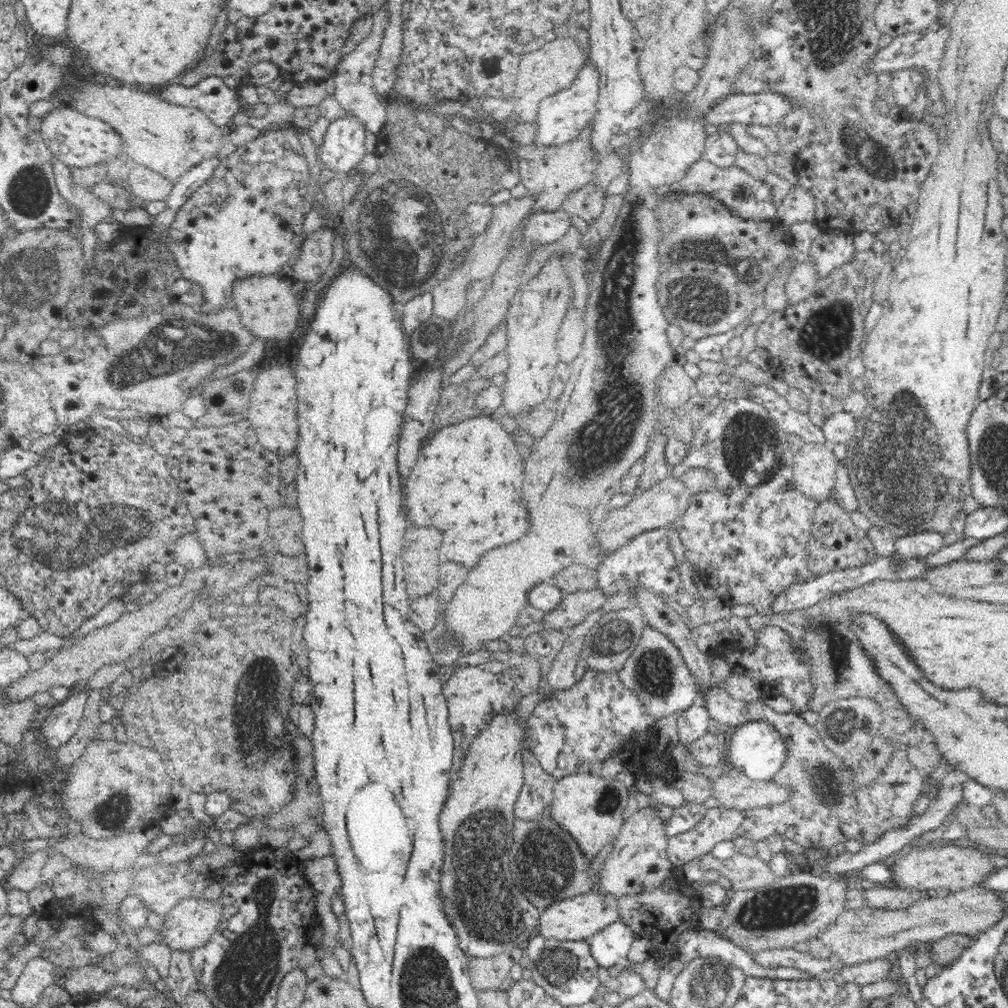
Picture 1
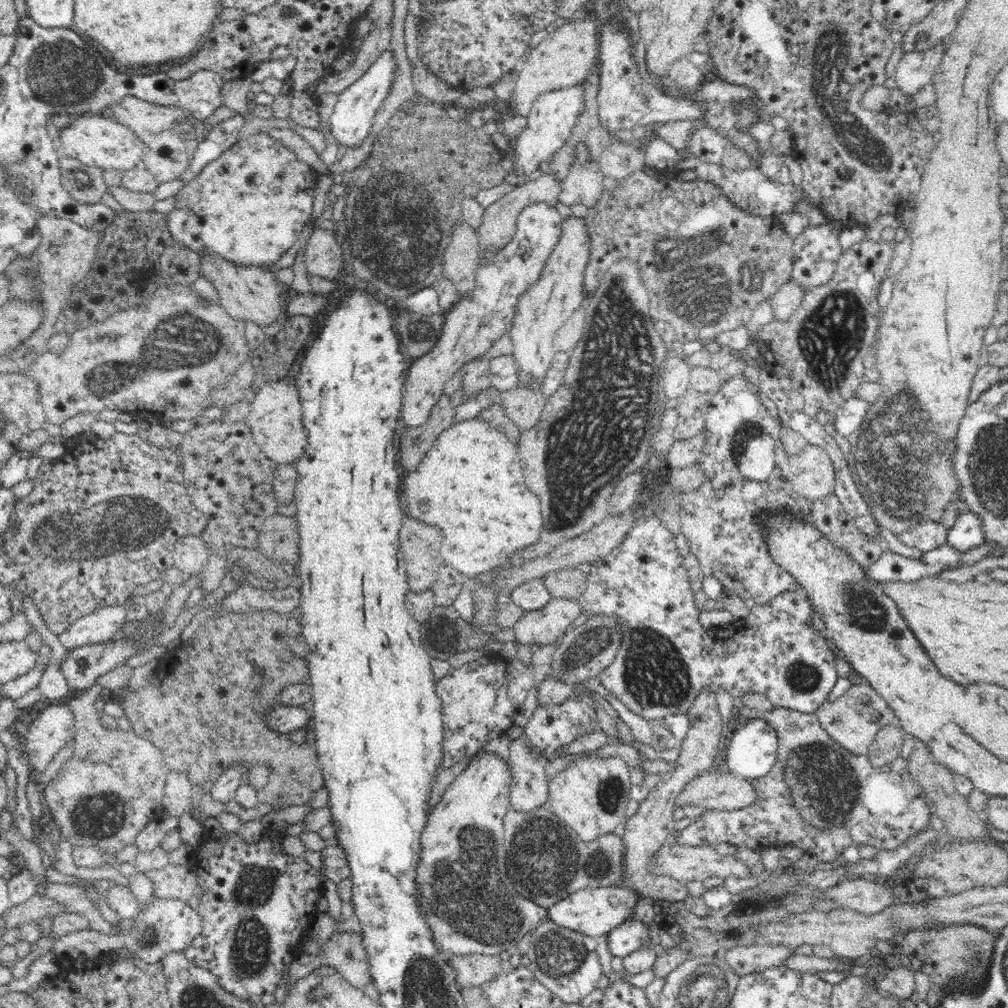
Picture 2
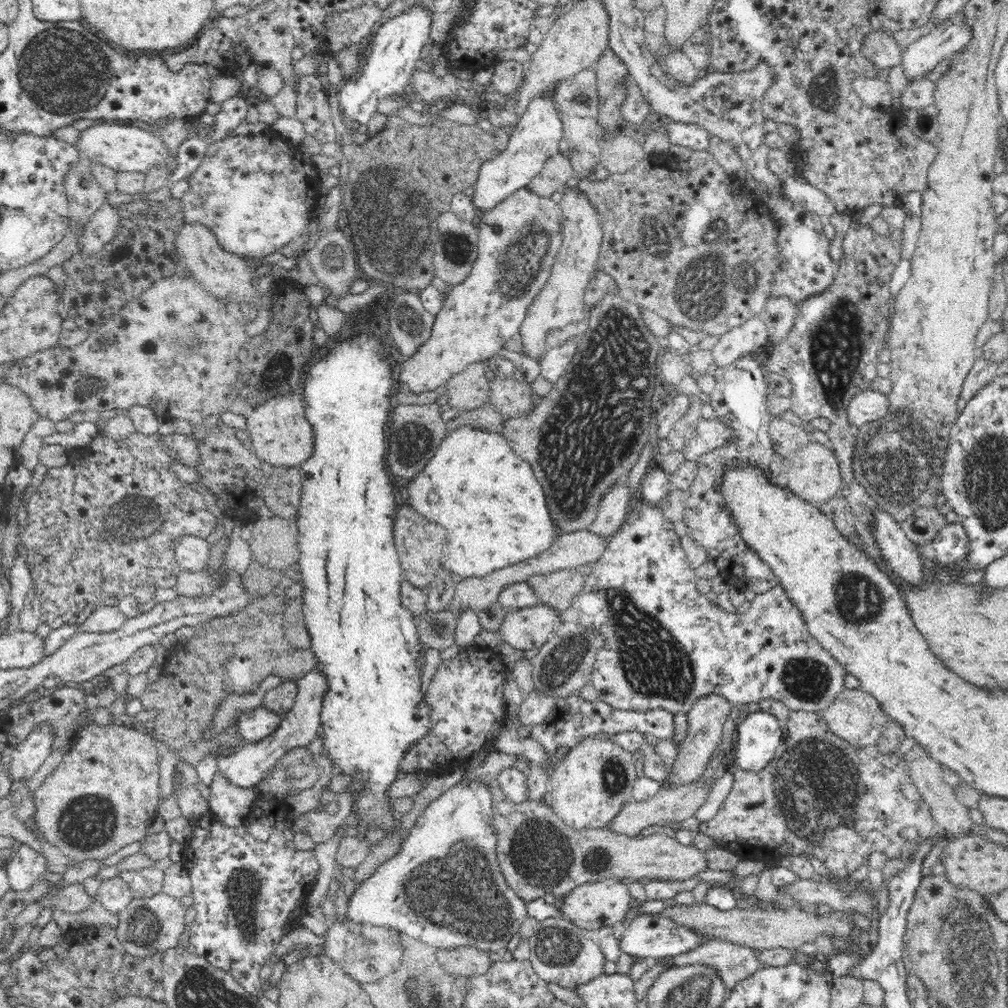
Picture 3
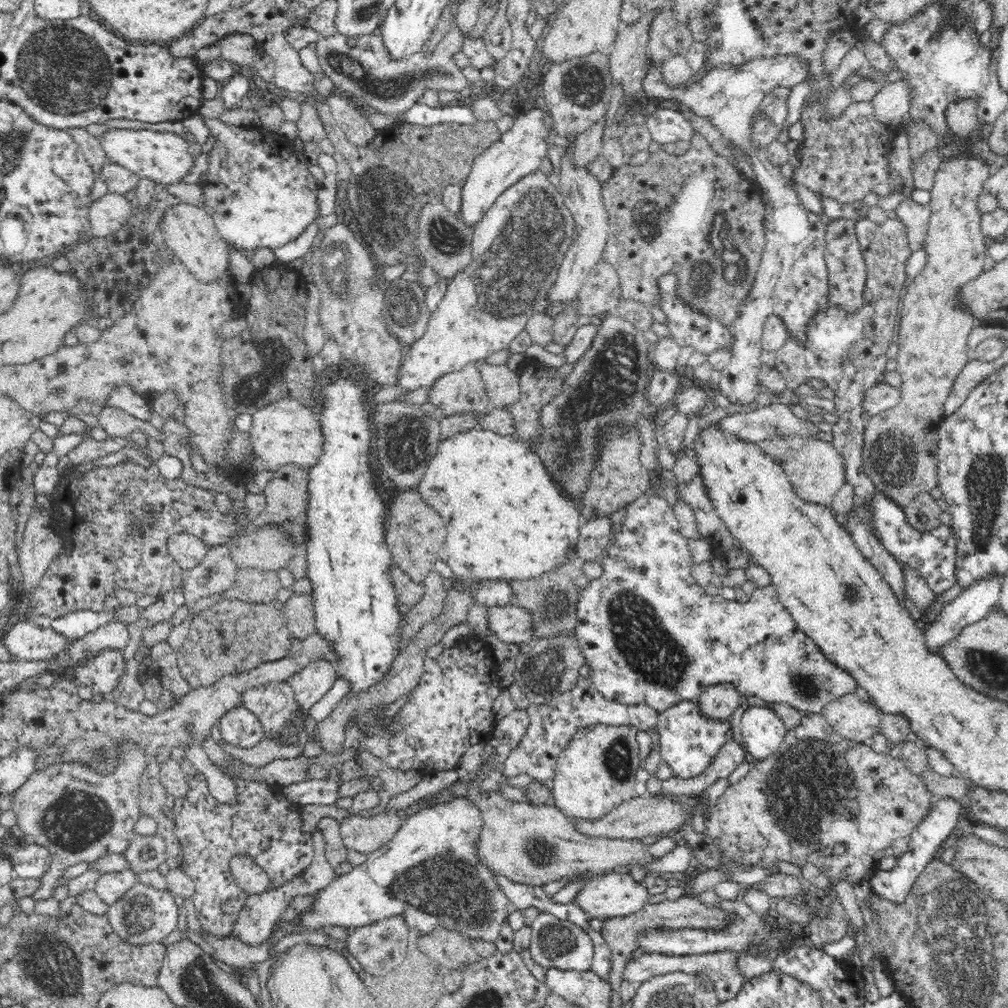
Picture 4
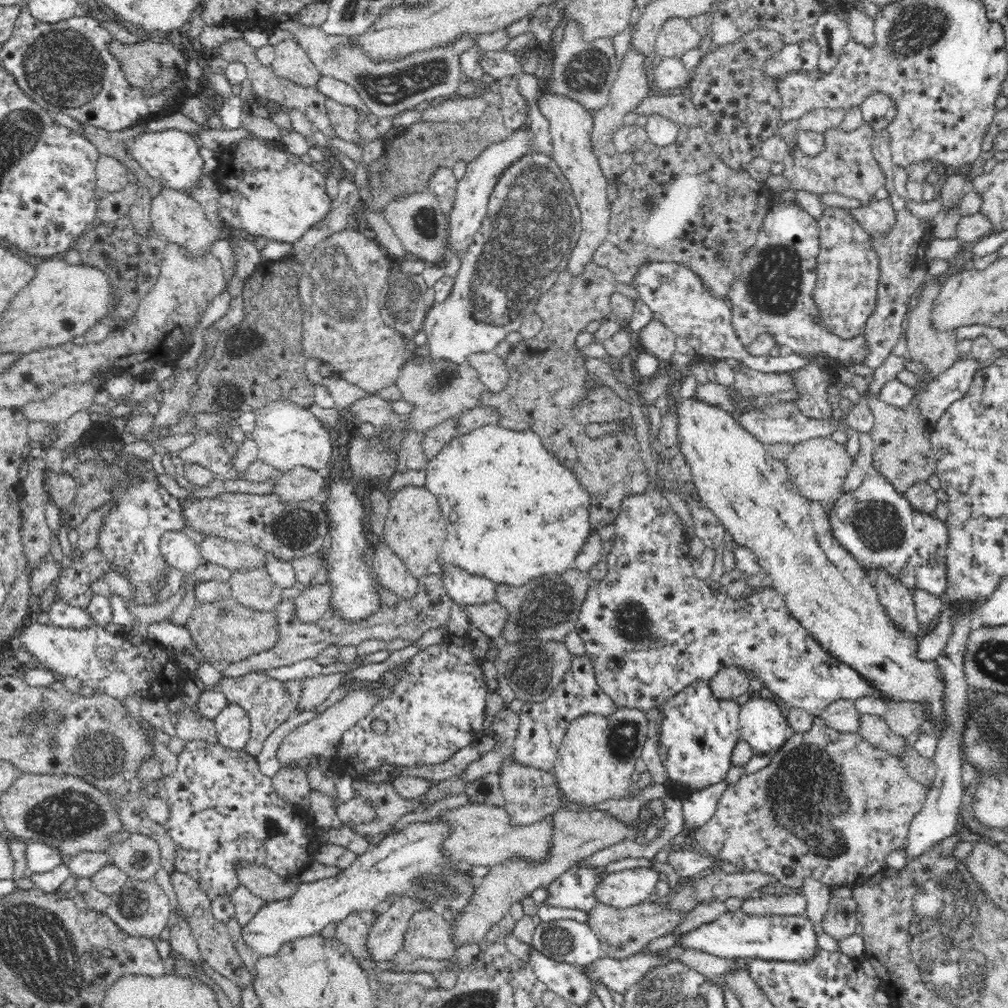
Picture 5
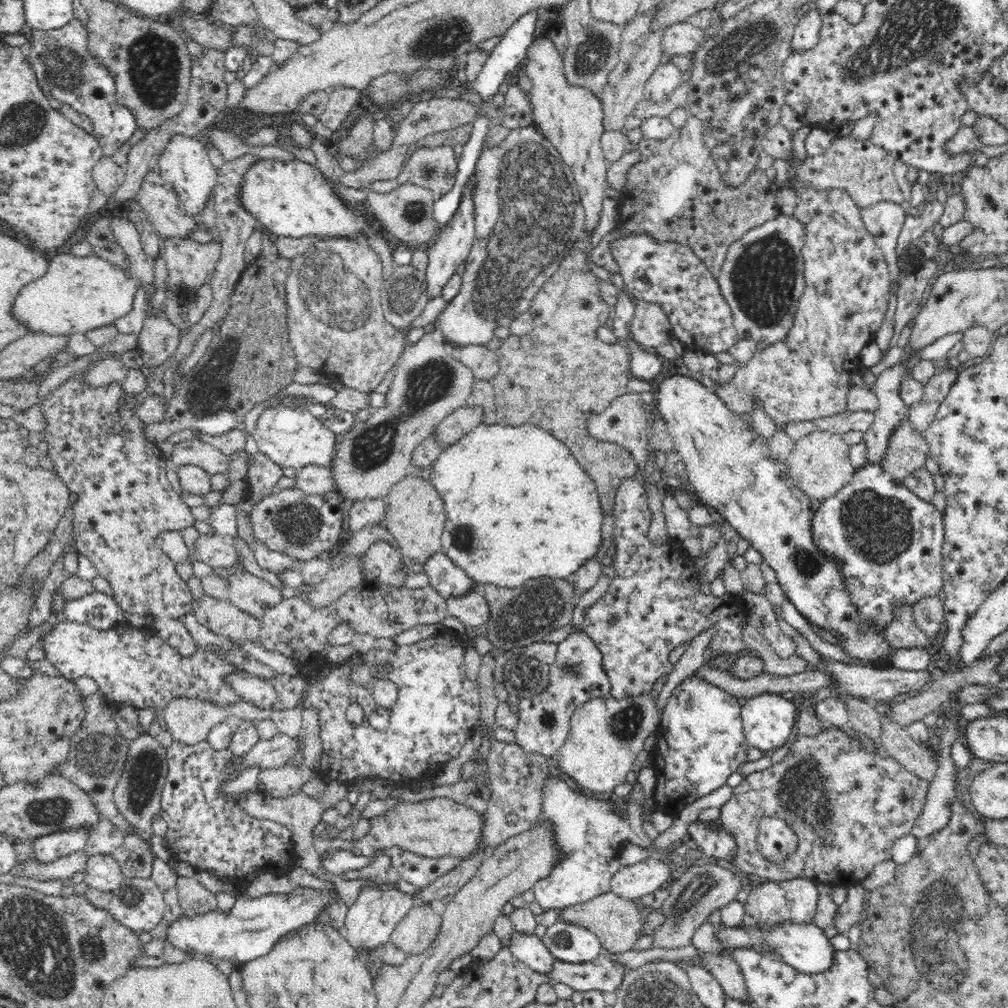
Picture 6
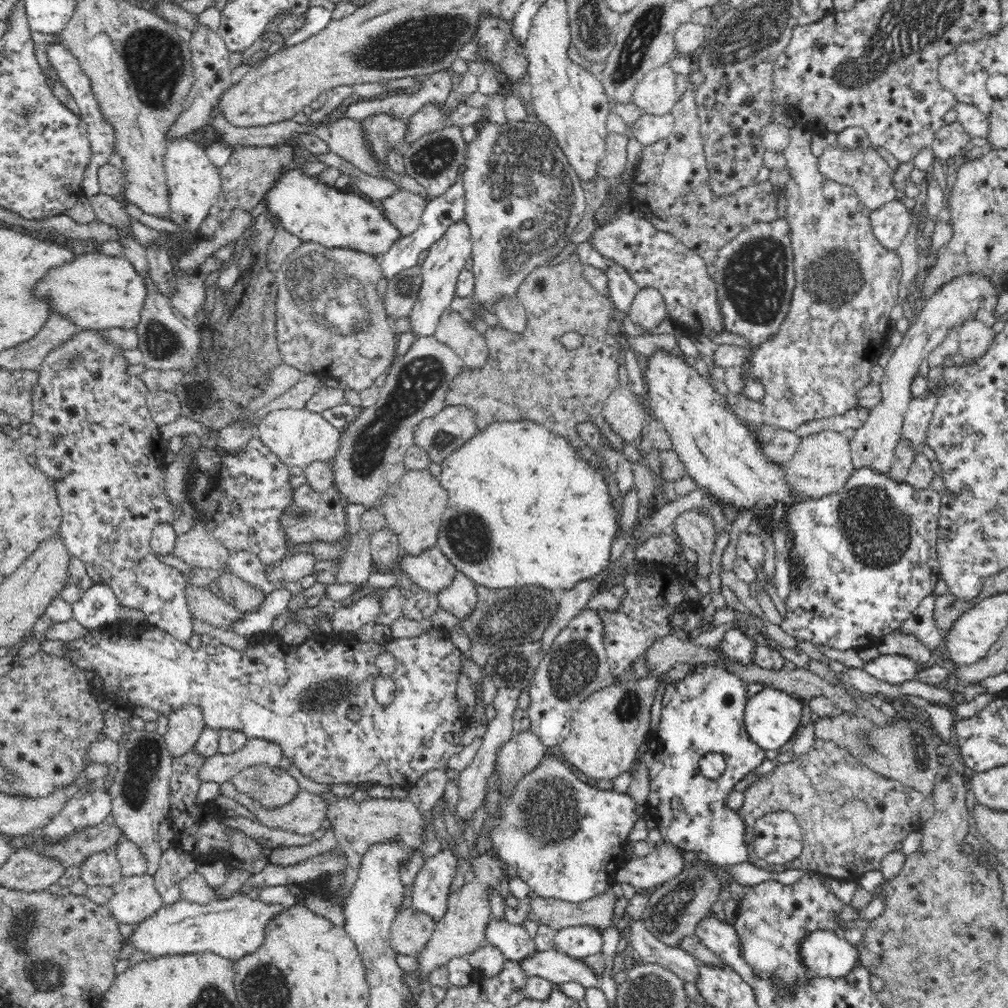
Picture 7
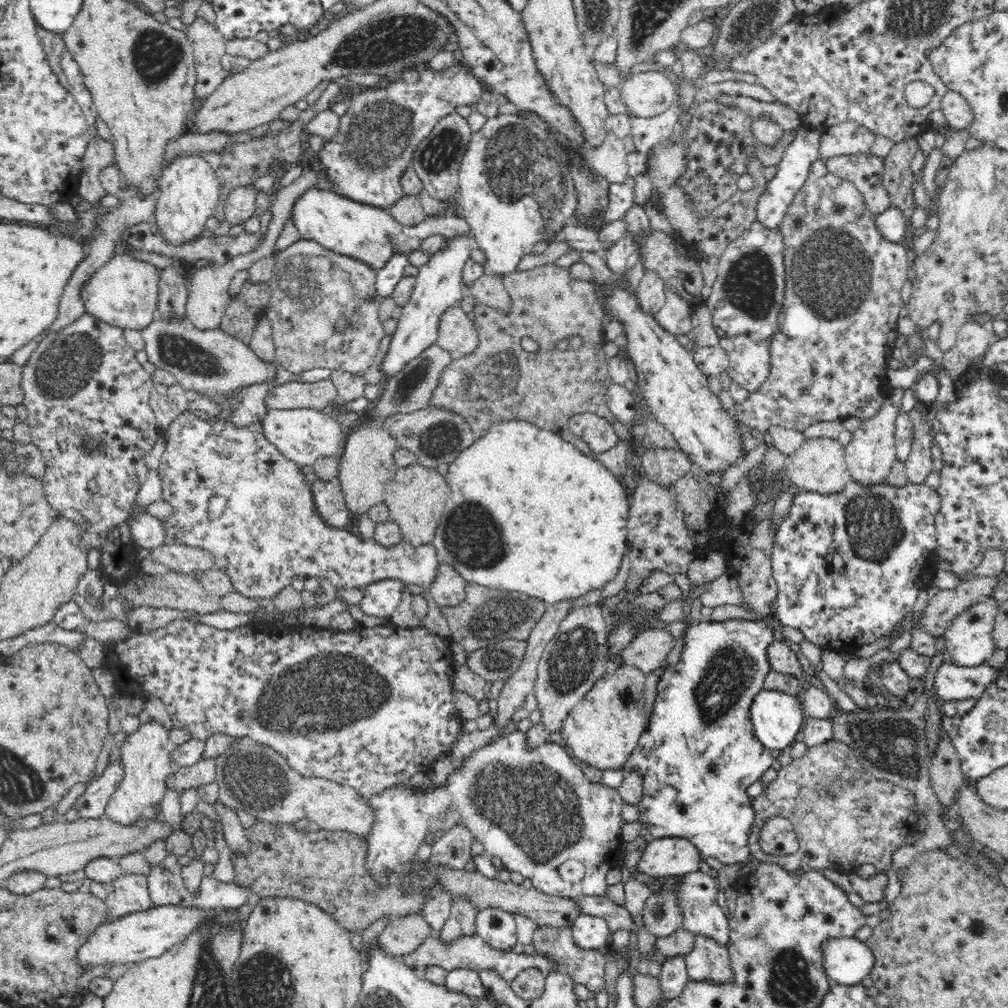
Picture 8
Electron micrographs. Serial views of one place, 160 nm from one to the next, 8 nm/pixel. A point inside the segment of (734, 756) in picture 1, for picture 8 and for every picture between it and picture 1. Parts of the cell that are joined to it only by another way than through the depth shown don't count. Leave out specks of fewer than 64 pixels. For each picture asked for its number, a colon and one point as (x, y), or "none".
2: (751, 751)
3: (759, 736)
4: (763, 732)
5: (763, 728)
6: (768, 719)
7: (772, 717)
8: (776, 717)

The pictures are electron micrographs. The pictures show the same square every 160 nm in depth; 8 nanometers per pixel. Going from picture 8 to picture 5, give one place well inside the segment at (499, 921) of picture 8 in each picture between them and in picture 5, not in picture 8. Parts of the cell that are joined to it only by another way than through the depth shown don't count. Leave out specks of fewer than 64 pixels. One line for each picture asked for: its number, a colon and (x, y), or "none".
5: (570, 982)
6: (529, 949)
7: (511, 939)

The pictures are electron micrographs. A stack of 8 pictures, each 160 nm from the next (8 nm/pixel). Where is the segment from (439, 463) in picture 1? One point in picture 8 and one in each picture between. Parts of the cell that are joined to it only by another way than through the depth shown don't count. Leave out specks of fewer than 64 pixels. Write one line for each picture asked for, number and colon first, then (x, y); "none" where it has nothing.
2: (471, 484)
3: (495, 512)
4: (506, 519)
5: (508, 501)
6: (519, 505)
7: (526, 508)
8: (553, 522)

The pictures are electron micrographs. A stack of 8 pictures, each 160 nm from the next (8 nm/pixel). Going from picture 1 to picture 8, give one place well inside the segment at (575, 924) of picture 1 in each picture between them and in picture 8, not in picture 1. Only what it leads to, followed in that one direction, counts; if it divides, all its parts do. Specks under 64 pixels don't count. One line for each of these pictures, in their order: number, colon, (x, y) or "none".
2: (593, 912)
3: (591, 906)
4: (616, 894)
5: (626, 888)
6: (629, 882)
7: (663, 863)
8: (673, 856)

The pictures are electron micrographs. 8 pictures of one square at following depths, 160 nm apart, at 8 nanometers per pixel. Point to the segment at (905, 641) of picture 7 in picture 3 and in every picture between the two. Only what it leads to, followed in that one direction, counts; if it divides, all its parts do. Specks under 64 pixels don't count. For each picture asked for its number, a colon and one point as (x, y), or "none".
3: (832, 351)
4: (846, 351)
5: (897, 598)
6: (902, 633)

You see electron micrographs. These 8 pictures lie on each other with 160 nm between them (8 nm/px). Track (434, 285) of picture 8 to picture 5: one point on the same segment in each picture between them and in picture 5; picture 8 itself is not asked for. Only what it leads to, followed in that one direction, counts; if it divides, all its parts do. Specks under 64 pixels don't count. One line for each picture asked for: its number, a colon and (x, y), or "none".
5: (473, 192)
6: (453, 243)
7: (447, 256)

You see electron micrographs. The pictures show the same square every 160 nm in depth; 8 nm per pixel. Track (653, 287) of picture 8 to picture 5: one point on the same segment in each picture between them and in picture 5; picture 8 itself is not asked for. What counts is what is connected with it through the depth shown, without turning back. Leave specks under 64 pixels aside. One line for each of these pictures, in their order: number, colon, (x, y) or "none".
5: (656, 338)
6: (650, 327)
7: (648, 309)

